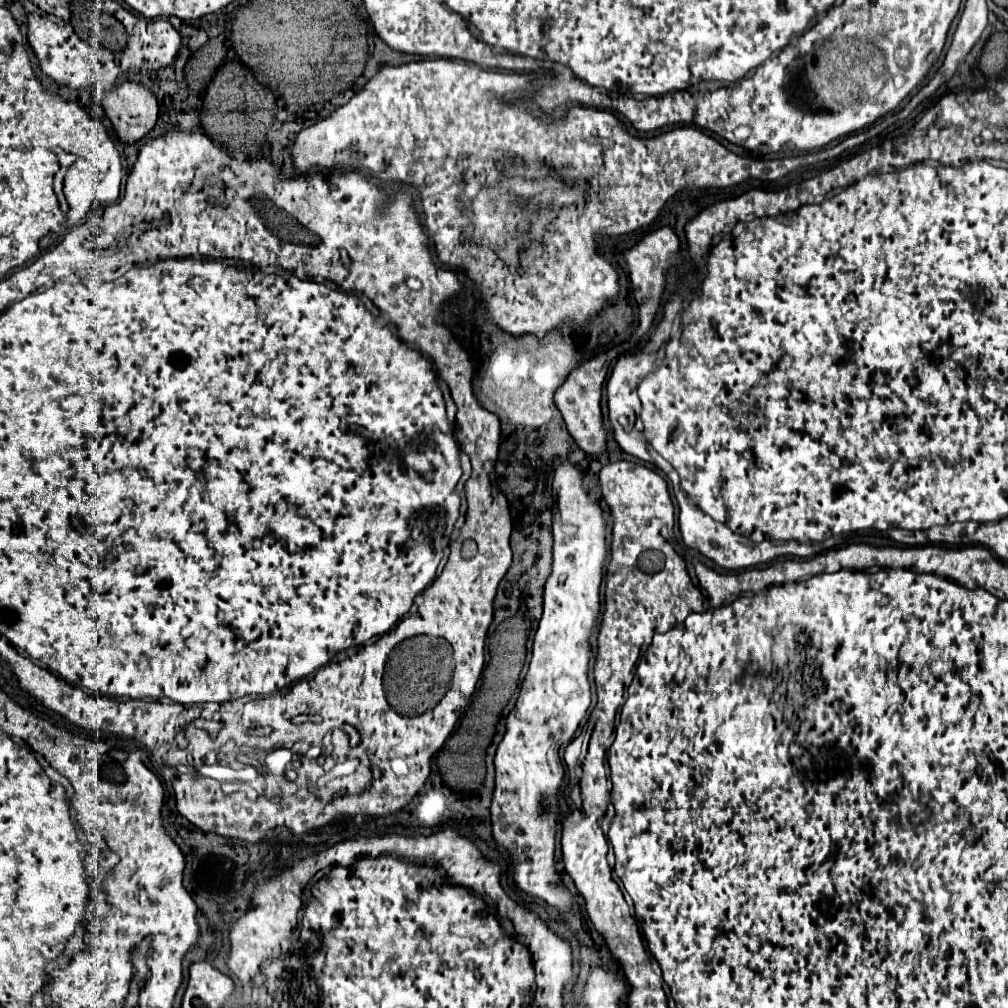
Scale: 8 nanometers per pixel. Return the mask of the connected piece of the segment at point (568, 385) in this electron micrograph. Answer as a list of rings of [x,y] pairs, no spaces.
[[[609,353],[593,357],[591,361],[573,369],[569,379],[555,393],[555,403],[557,403],[557,409],[561,411],[561,415],[567,423],[567,431],[575,439],[577,447],[583,453],[587,453],[589,457],[599,457],[607,451],[607,431],[603,427],[603,417],[599,411],[599,399],[601,399],[601,381],[605,381],[609,365],[611,365]]]

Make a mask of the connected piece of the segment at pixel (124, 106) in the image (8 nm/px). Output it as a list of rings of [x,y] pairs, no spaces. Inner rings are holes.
[[[119,83],[109,93],[103,93],[101,105],[114,131],[129,129],[129,139],[133,141],[143,139],[157,123],[157,99],[147,87],[137,83]]]

